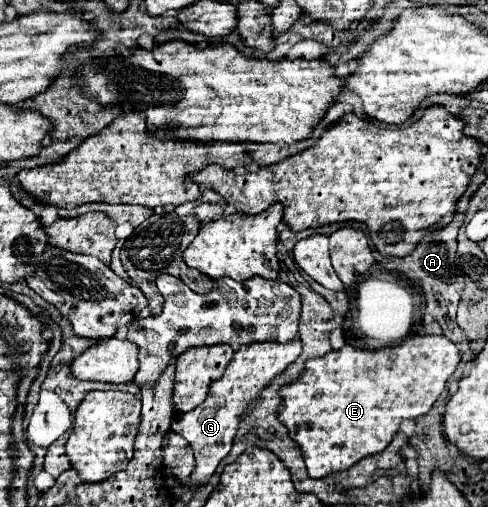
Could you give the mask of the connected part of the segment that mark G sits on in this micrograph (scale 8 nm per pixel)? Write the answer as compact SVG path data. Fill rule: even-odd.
M298 337L292 343L264 341L254 345L242 345L242 349L238 349L230 359L224 375L210 385L206 401L198 405L194 411L178 415L172 421L172 431L182 435L194 451L196 469L192 473L192 481L196 483L196 487L206 483L214 475L218 463L230 453L240 417L254 407L254 399L260 395L260 391L276 375L280 375L300 355L300 351L302 351L302 343Z

